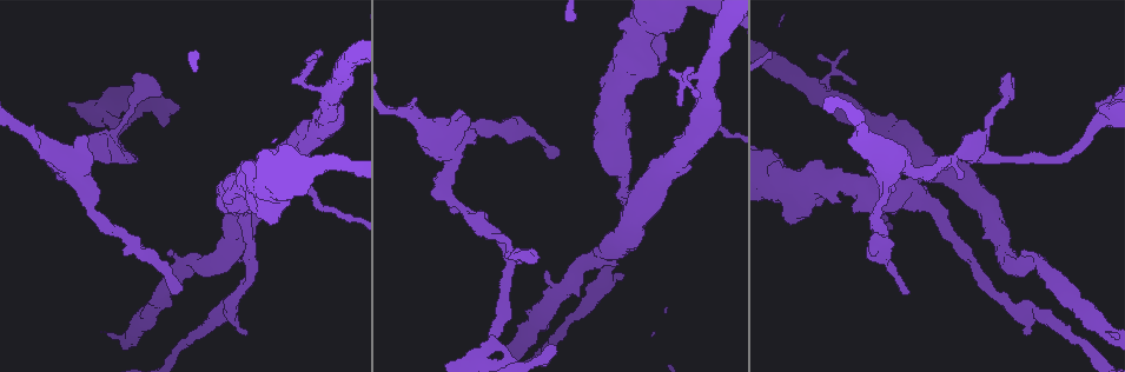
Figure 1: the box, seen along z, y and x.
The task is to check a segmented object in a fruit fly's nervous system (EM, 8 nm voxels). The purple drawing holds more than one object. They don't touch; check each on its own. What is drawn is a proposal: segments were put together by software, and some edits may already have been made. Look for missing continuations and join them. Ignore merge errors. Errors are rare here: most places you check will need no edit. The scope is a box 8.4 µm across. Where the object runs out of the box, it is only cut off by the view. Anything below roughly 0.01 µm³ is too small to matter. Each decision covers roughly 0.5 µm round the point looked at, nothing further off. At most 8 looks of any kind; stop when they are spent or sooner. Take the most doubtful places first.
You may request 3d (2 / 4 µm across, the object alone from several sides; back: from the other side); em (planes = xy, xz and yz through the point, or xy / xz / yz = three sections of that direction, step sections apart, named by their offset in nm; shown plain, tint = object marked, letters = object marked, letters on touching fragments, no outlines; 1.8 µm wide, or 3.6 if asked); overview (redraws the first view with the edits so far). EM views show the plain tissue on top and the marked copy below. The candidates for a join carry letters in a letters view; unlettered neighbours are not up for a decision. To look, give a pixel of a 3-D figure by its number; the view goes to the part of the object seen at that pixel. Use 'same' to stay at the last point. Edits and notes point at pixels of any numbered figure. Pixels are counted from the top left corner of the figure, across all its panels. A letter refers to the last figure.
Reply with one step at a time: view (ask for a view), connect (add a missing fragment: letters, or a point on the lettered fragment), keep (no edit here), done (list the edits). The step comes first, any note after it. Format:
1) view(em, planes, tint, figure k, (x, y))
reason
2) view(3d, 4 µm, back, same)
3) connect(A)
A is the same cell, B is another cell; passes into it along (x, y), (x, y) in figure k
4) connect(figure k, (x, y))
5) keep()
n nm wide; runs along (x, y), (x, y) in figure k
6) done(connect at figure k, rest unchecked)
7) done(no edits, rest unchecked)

view(em, yz, step 8, tint, figure 1, (1009, 91))
branch stops here

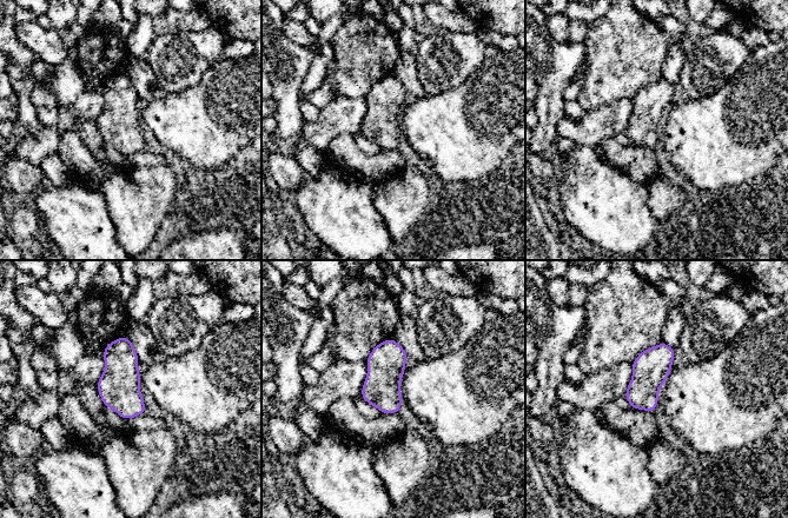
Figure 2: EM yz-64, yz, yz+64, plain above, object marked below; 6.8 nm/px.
view(em, planes, letters, same)
cut it another way

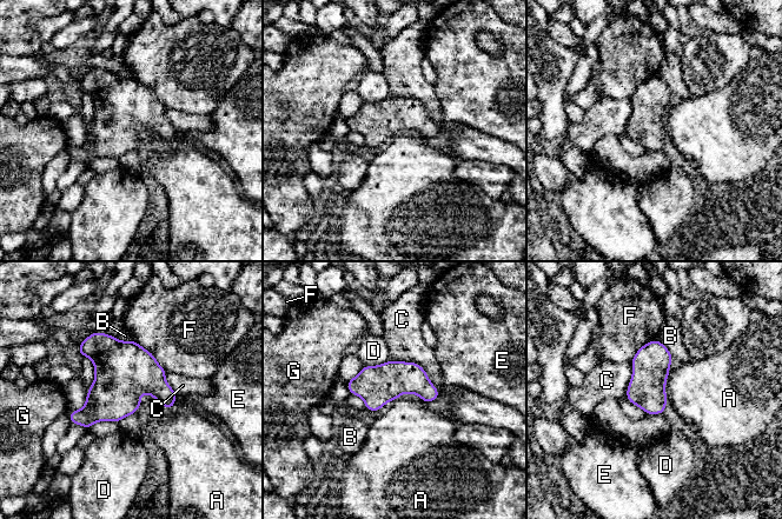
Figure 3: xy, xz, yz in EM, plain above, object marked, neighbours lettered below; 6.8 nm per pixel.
keep()
A, B, C, D, E, F and G are other cells; border along (669, 373), (665, 381) in figure 3; no lettered fragment goes on from it

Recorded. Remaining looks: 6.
view(3d, 2 µm, back, figure 1, (550, 158))
end of a long branch

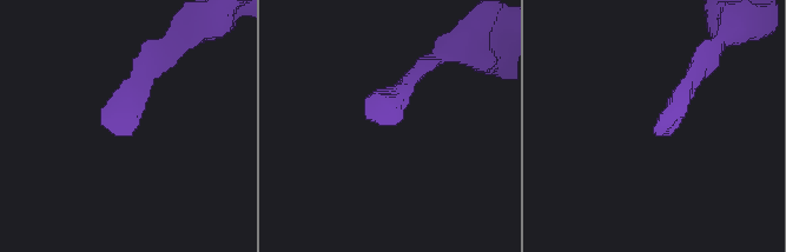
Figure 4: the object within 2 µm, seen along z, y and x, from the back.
view(em, xz, step 4, letters, figure 4, (130, 133))
need the tissue

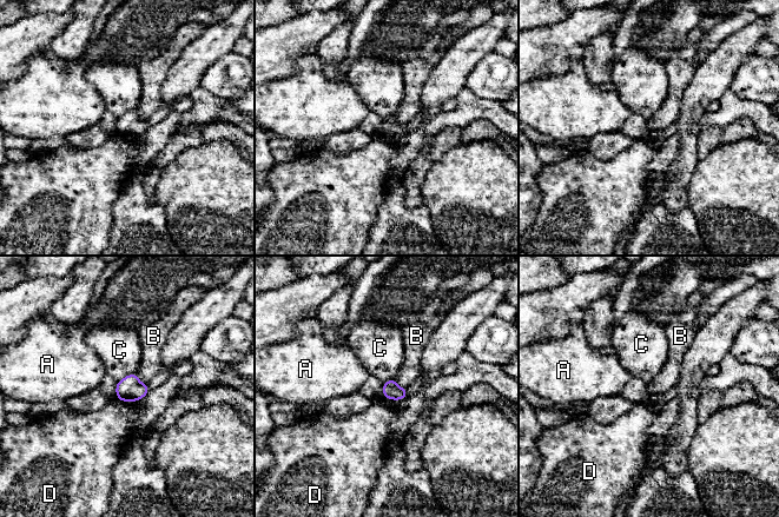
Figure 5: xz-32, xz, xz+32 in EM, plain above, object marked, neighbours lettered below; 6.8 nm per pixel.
view(em, planes, letters, same)
cut it another way

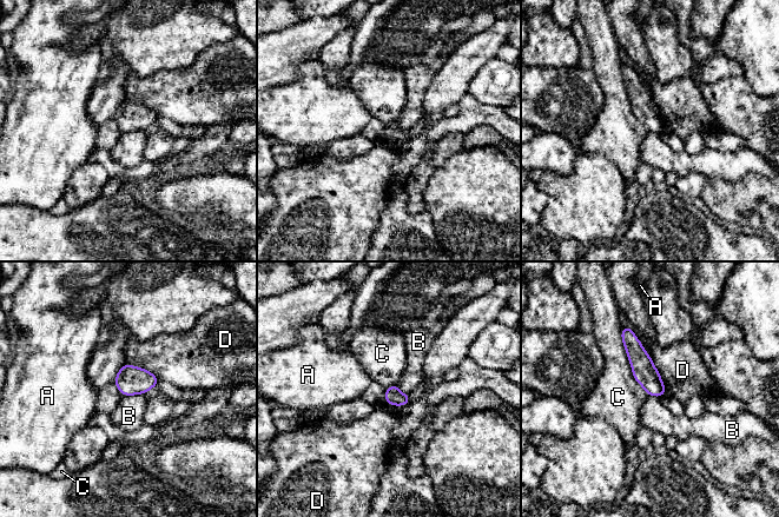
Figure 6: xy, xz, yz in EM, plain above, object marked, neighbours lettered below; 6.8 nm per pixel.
keep()
120 nm wide; A, B, C and D are other cells; border along (144, 393), (123, 396) in figure 6; no lettered fragment goes on from it

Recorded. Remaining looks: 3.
view(em, yz, step 4, letters, figure 1, (178, 107))
free end

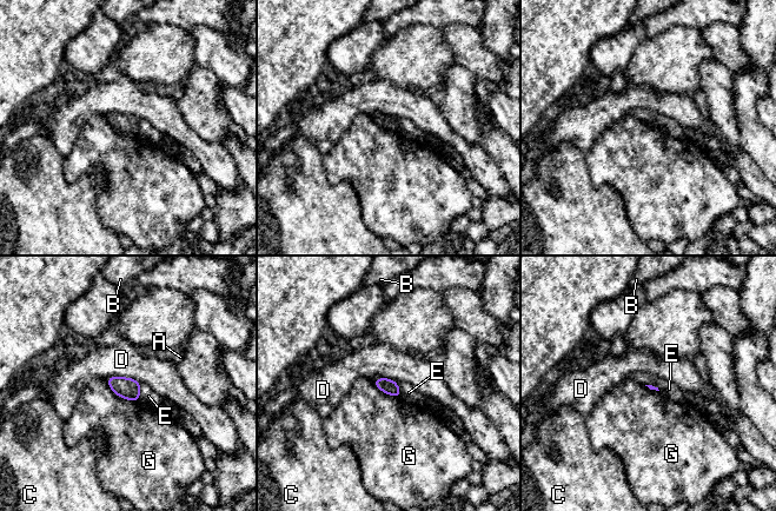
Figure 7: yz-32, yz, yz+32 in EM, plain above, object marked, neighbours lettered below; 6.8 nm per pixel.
view(em, planes, letters, same)
cut it another way

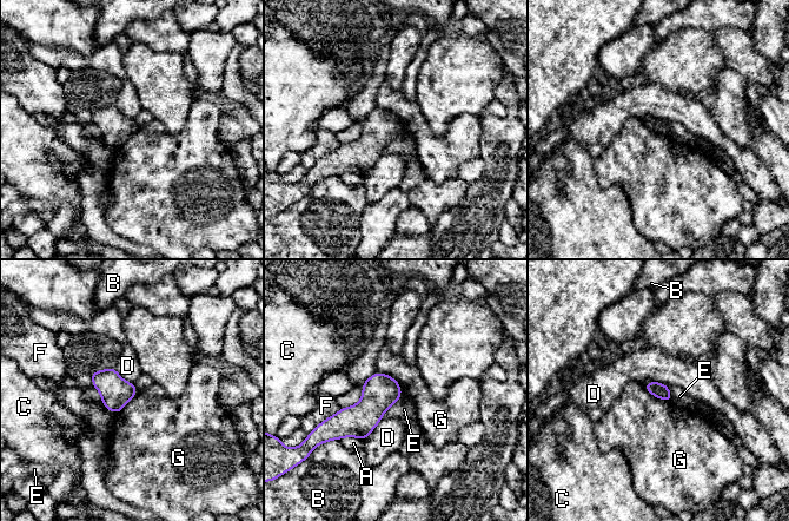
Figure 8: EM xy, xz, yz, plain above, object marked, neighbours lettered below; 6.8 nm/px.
keep()
A, B, C, D, E, F and G are other cells; border along (402, 393), (382, 417) in figure 8; none of them fits

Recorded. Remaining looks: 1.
done(no edits, rest unchecked)

